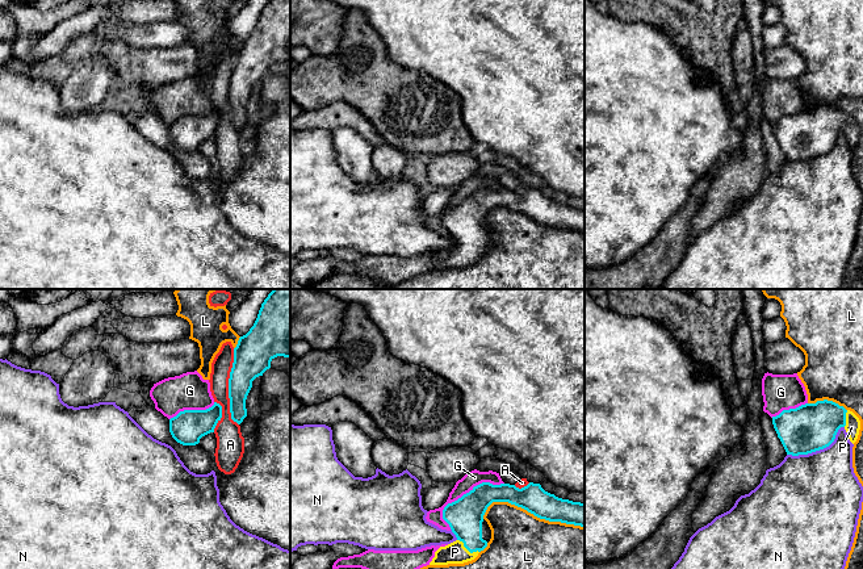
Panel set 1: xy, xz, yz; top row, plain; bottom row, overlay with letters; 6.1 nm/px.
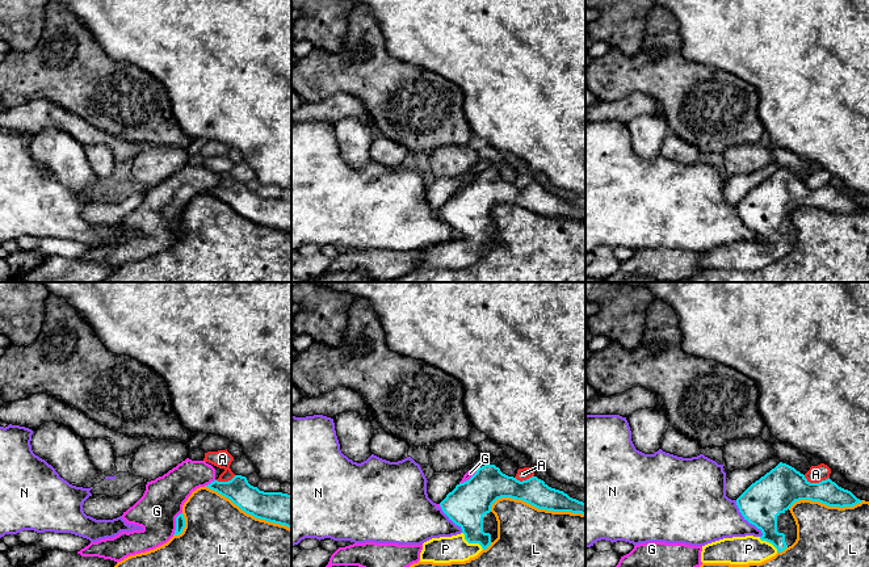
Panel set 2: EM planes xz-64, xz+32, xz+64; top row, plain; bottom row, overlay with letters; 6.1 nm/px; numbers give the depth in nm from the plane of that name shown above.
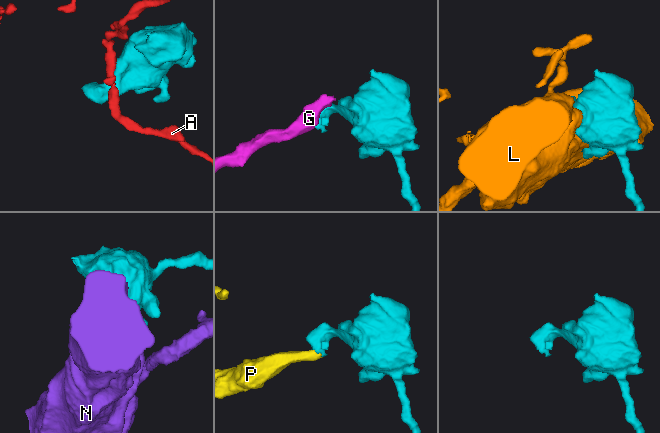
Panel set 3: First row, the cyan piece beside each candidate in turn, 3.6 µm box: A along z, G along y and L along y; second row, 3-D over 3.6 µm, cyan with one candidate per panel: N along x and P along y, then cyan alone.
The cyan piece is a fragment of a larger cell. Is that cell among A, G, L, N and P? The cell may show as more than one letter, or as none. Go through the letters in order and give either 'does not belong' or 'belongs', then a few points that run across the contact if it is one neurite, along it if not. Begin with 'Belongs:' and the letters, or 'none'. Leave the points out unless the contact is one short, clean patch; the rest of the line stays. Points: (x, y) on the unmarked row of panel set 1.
Belongs: P
A: does not belong
G: does not belong
L: does not belong
N: does not belong
P: belongs; line xz (465, 221), (468, 255), (455, 258)

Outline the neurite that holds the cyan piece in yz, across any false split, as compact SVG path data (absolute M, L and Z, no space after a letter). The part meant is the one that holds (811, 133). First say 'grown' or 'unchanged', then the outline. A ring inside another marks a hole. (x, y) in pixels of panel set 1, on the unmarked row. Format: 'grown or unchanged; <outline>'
grown; M817 106L772 122L772 130L787 160L808 160L829 152L841 133L854 150L860 135L859 124L833 106Z

